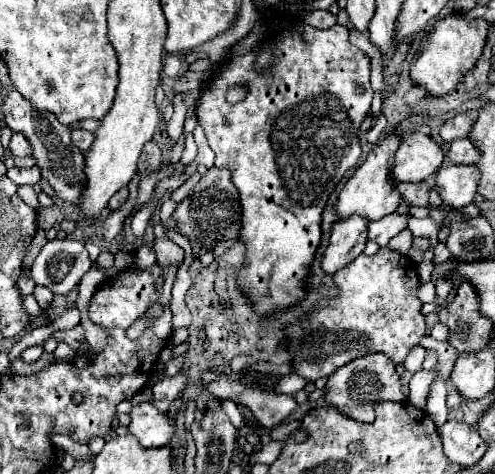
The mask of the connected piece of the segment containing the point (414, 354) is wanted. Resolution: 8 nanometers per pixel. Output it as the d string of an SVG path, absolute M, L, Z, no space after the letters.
M415 346L415 348L409 352L407 360L405 360L405 368L411 370L411 372L419 372L423 358L425 358L425 348L423 348L423 346Z

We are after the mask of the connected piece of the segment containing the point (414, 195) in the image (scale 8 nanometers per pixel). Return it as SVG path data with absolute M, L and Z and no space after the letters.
M397 182L397 190L403 194L403 200L409 206L429 206L429 184L427 182L415 182L415 184L405 184Z

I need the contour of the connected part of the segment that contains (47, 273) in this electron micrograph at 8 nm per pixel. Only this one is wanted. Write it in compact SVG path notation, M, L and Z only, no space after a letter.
M49 240L31 266L35 284L49 288L53 294L69 294L79 280L91 270L93 262L83 246L75 240Z

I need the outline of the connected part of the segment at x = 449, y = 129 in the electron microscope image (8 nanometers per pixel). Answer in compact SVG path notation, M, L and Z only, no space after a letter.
M469 110L465 114L457 114L455 118L447 120L441 126L441 138L445 142L453 142L455 138L465 138L469 134L469 130L473 128L475 120L477 120L477 110Z

